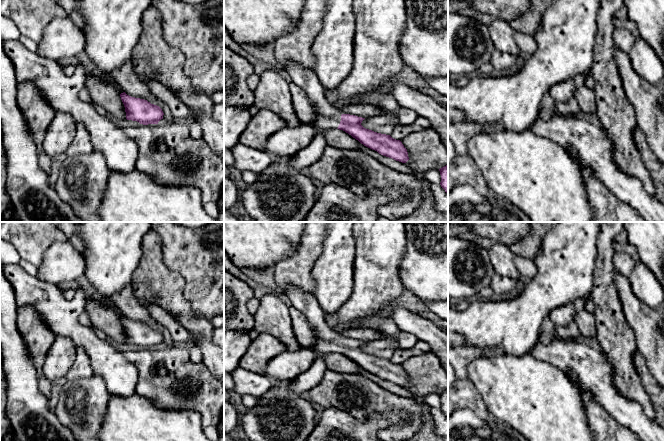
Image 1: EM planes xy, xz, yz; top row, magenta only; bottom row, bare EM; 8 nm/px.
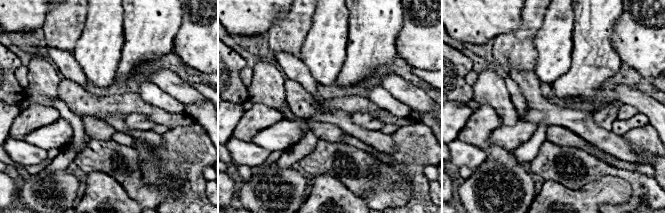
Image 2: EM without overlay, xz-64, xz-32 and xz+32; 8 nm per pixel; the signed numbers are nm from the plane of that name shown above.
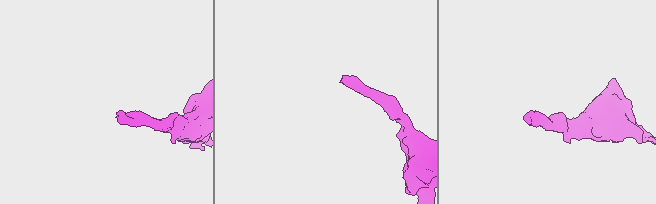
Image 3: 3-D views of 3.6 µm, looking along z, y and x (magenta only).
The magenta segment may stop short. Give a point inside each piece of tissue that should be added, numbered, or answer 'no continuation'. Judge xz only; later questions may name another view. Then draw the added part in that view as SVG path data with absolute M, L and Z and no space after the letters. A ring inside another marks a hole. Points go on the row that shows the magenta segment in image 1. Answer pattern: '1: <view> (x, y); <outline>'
1: xz (328, 117); M287 62L285 68L291 81L305 91L315 107L317 117L309 125L317 129L337 129L341 114L326 99L325 88L318 81L316 74L293 62Z

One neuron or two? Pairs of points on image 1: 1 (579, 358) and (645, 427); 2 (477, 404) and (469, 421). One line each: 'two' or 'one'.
1: one
2: two

